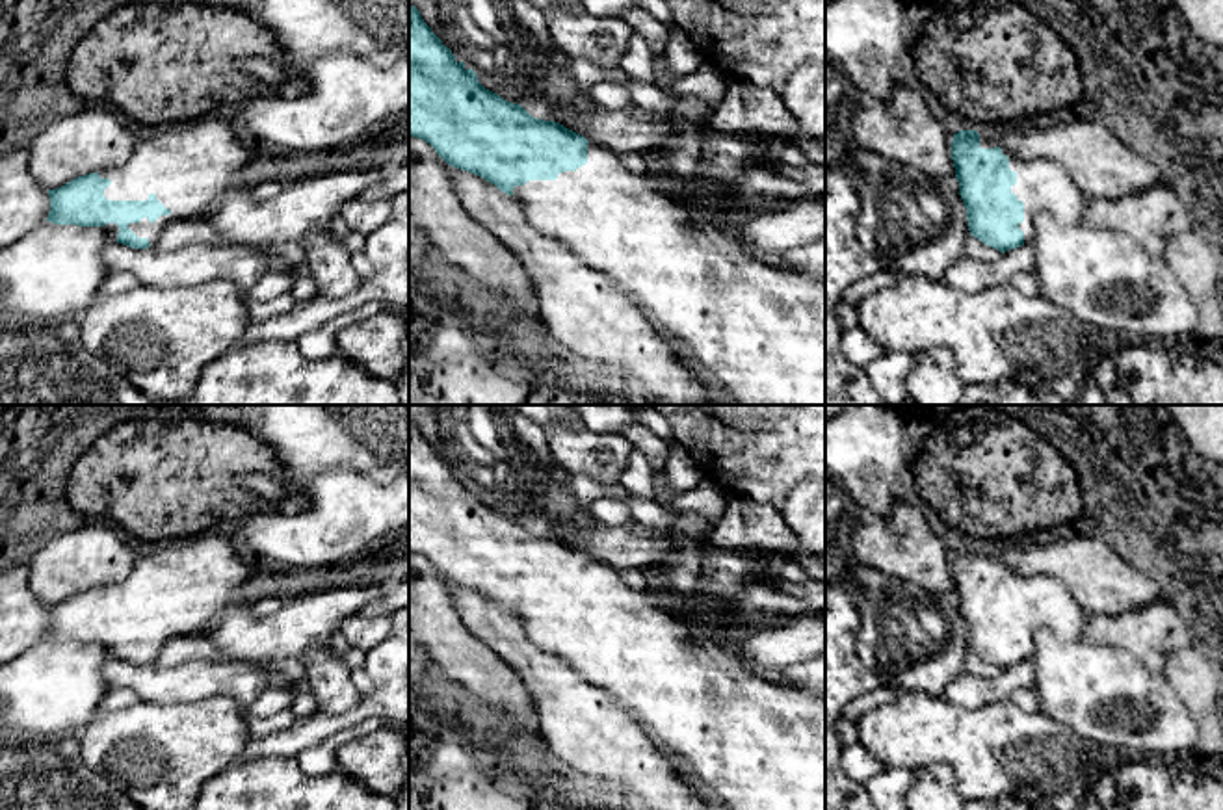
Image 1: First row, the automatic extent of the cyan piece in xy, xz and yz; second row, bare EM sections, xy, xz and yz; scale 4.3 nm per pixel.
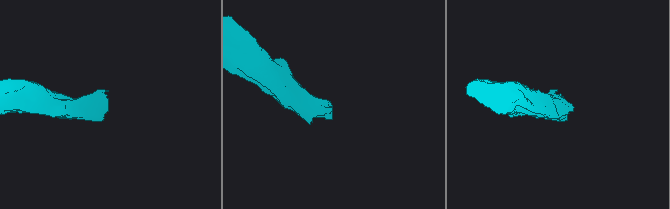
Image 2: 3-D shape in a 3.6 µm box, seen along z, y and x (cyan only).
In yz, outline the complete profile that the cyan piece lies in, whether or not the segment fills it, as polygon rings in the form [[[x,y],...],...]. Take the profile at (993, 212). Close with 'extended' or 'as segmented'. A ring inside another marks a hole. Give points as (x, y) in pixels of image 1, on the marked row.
[[[974,128],[953,134],[952,160],[970,234],[1000,253],[1032,243],[1041,214],[1048,214],[1063,225],[1084,221],[1089,199],[1074,186],[1067,171],[1052,160],[1020,160]]]; extended

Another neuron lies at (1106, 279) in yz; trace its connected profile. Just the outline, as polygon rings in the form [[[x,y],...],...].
[[[1041,214],[1035,223],[1032,245],[1035,266],[1032,273],[1039,281],[1039,294],[1048,301],[1072,312],[1084,323],[1102,331],[1108,338],[1147,340],[1162,344],[1193,342],[1199,308],[1162,258],[1151,256],[1136,240],[1110,229],[1091,225],[1063,225],[1048,214]]]

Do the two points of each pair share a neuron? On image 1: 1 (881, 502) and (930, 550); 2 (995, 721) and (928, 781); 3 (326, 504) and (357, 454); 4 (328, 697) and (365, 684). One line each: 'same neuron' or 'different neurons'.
1: different neurons
2: different neurons
3: different neurons
4: different neurons

